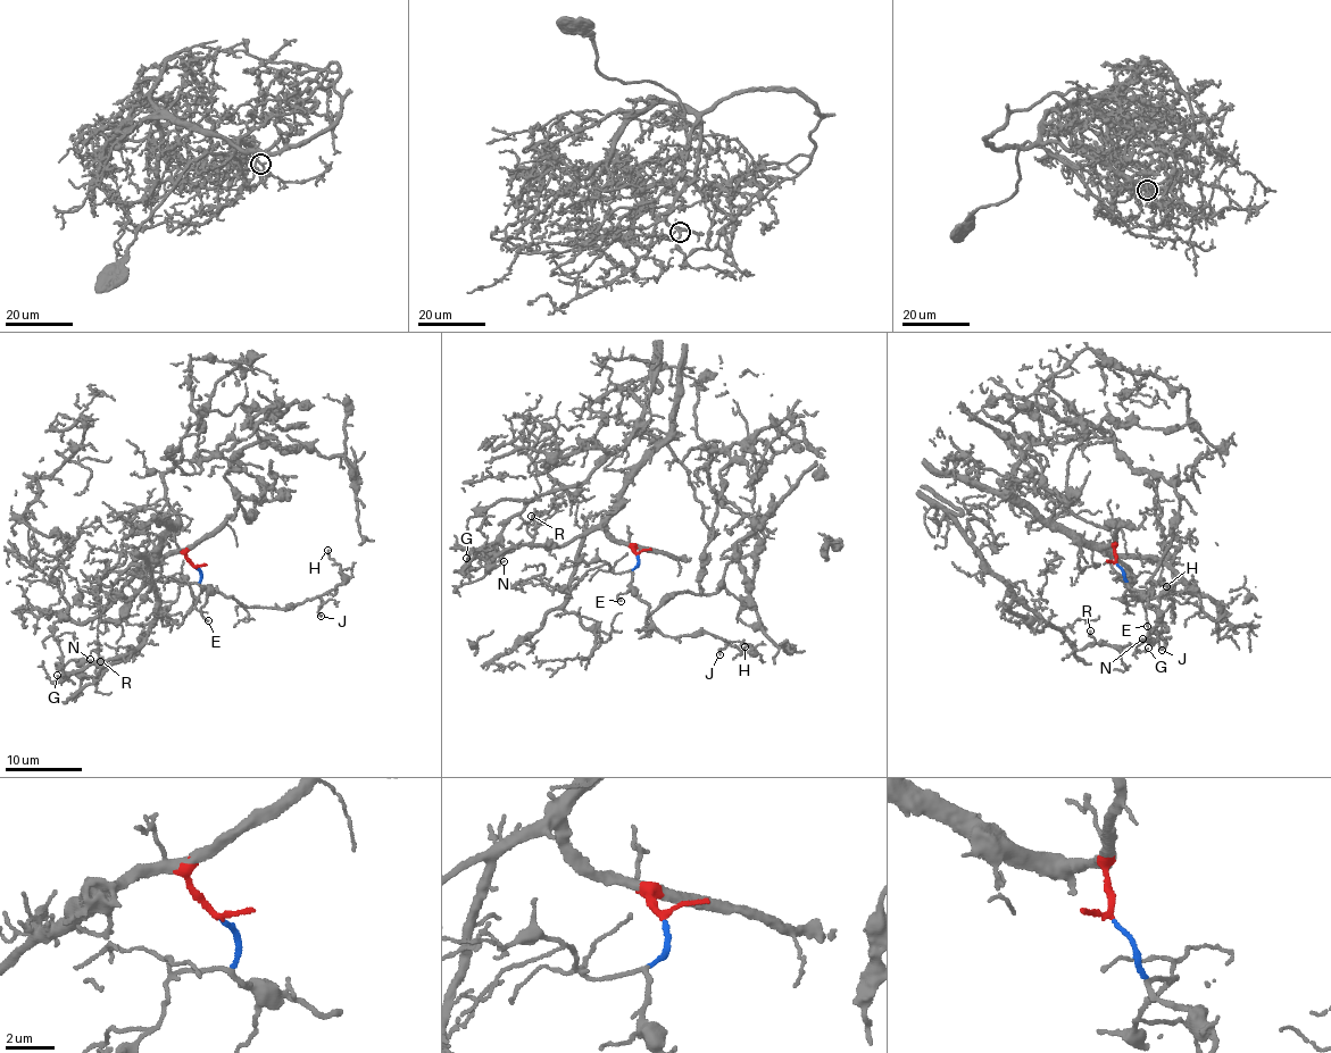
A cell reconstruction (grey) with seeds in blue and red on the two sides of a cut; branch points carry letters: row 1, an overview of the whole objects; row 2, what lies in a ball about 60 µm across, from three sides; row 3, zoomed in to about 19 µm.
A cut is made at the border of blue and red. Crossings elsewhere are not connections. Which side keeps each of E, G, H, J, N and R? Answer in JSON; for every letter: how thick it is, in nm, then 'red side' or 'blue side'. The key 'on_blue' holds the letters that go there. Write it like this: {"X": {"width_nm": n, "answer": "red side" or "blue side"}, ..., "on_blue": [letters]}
{"E": {"width_nm": 110, "answer": "blue side"}, "G": {"width_nm": 140, "answer": "red side"}, "H": {"width_nm": 130, "answer": "blue side"}, "J": {"width_nm": 110, "answer": "blue side"}, "N": {"width_nm": 130, "answer": "red side"}, "R": {"width_nm": 100, "answer": "red side"}, "on_blue": ["E", "H", "J"]}

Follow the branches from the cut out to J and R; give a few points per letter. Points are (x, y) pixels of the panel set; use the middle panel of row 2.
J: (637, 554), (630, 586), (649, 607), (656, 627), (665, 635), (710, 634), (725, 645), (720, 650), (720, 654)
R: (637, 554), (607, 515), (668, 436), (682, 369), (615, 387), (645, 404), (634, 434), (531, 516)

